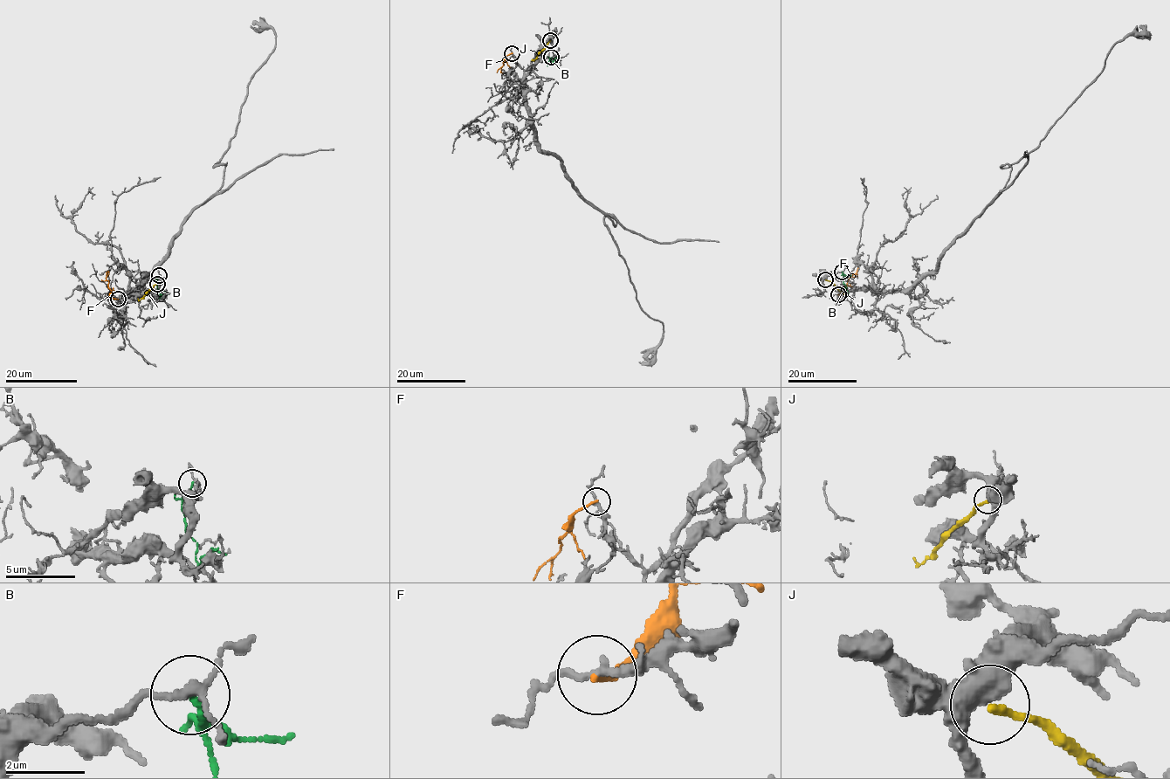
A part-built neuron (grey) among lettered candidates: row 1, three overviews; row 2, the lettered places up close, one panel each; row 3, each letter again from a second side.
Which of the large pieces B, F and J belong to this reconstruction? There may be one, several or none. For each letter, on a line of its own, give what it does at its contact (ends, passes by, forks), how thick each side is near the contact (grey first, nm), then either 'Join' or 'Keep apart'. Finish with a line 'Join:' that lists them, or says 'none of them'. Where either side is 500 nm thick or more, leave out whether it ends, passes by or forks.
B: It forks there. Thickness 160 nm (grey) against 90 nm. Keep apart
F: It ends there. Thickness 200 nm (grey) against 190 nm. Keep apart
J: It ends there. Thickness 440 nm (grey) against 180 nm. Keep apart
Join: none of them

